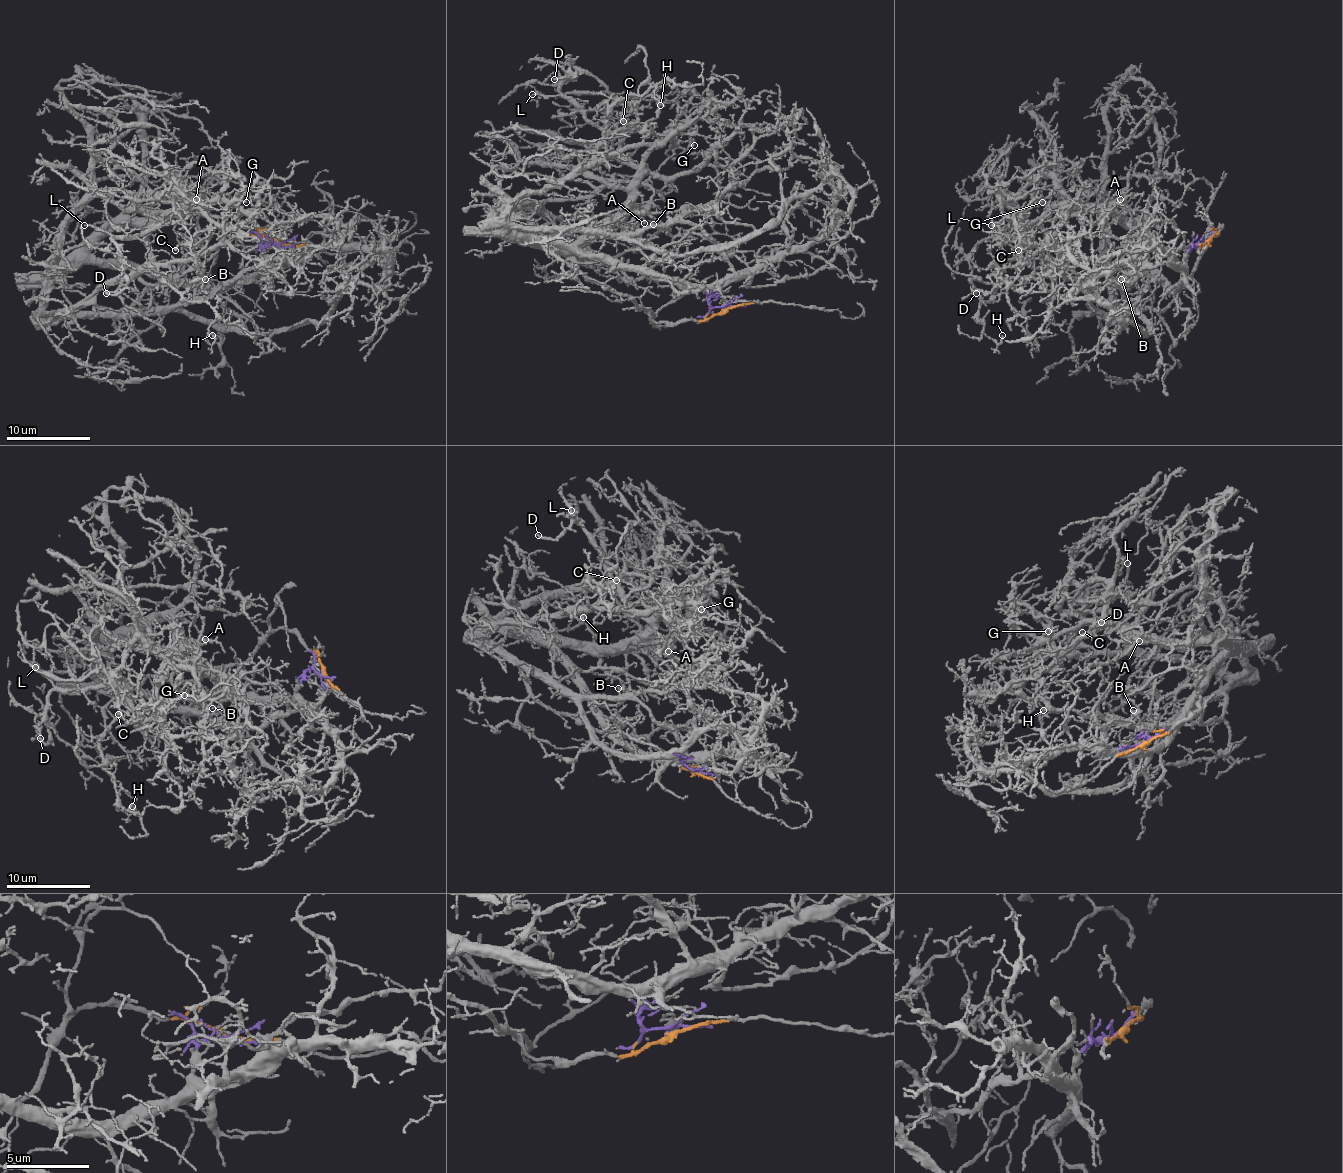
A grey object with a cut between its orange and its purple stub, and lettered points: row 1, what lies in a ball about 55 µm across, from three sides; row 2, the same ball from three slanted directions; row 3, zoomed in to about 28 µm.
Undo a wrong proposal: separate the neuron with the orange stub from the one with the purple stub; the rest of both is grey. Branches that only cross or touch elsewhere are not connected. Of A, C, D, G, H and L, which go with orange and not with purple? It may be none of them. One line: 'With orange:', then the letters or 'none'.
With orange: D, H, L

